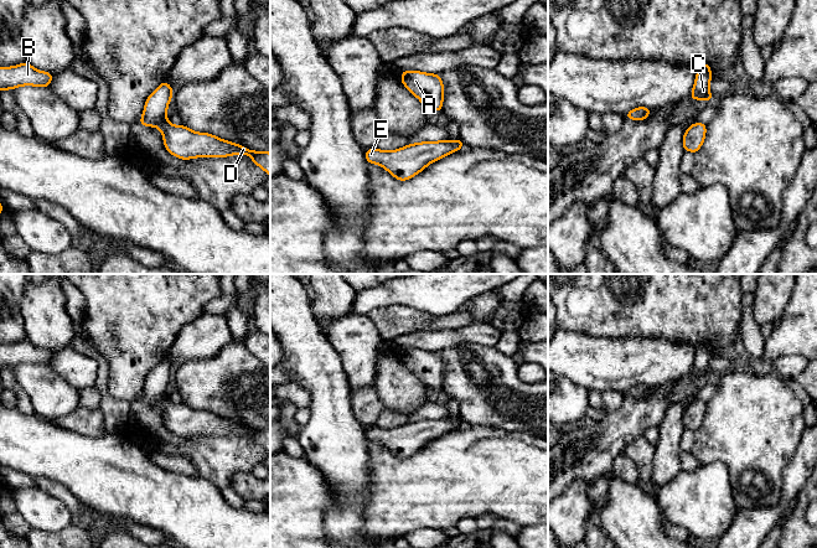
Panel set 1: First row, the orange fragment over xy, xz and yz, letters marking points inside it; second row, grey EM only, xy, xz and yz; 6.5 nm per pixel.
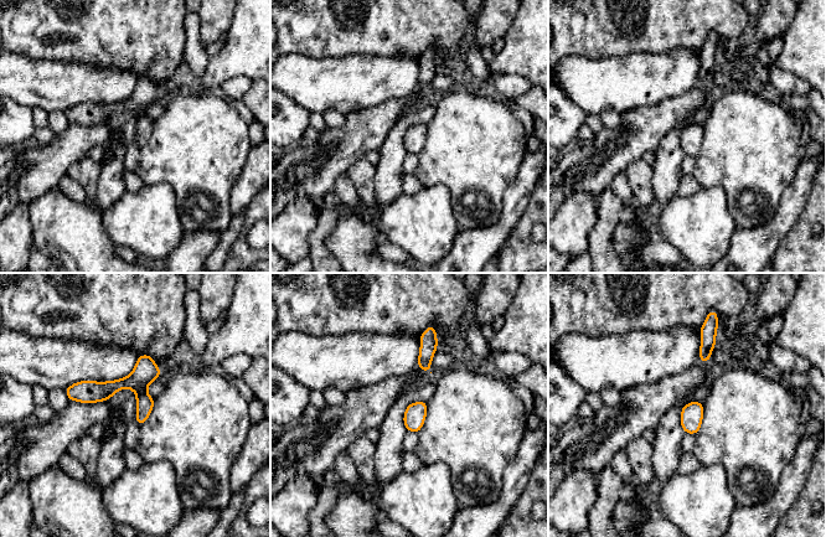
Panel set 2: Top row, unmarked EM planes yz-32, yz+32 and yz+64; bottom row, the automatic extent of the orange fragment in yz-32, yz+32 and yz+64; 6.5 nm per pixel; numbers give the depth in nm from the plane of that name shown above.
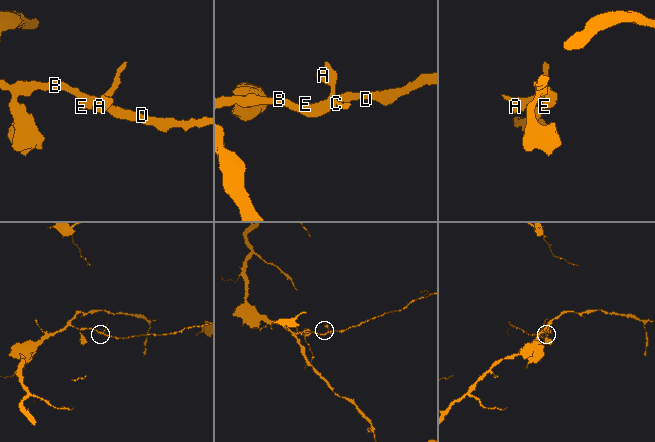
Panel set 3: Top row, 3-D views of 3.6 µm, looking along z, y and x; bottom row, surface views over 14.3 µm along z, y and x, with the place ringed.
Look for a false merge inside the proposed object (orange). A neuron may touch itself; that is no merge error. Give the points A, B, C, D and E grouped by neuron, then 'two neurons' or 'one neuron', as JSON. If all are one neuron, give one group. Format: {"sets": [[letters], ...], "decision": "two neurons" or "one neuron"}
{"sets": [["A", "B", "C", "D", "E"]], "decision": "one neuron"}

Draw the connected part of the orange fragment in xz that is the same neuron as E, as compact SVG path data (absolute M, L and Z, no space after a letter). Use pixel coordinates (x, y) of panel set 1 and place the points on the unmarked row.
M461 417L441 419L423 419L408 422L393 429L382 429L377 425L366 428L366 439L383 444L399 459L405 459L423 449L429 441L465 426Z

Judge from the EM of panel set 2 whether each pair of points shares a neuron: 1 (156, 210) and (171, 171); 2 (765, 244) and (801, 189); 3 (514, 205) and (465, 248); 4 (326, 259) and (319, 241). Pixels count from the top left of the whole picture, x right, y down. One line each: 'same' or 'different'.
1: different
2: same
3: same
4: same

